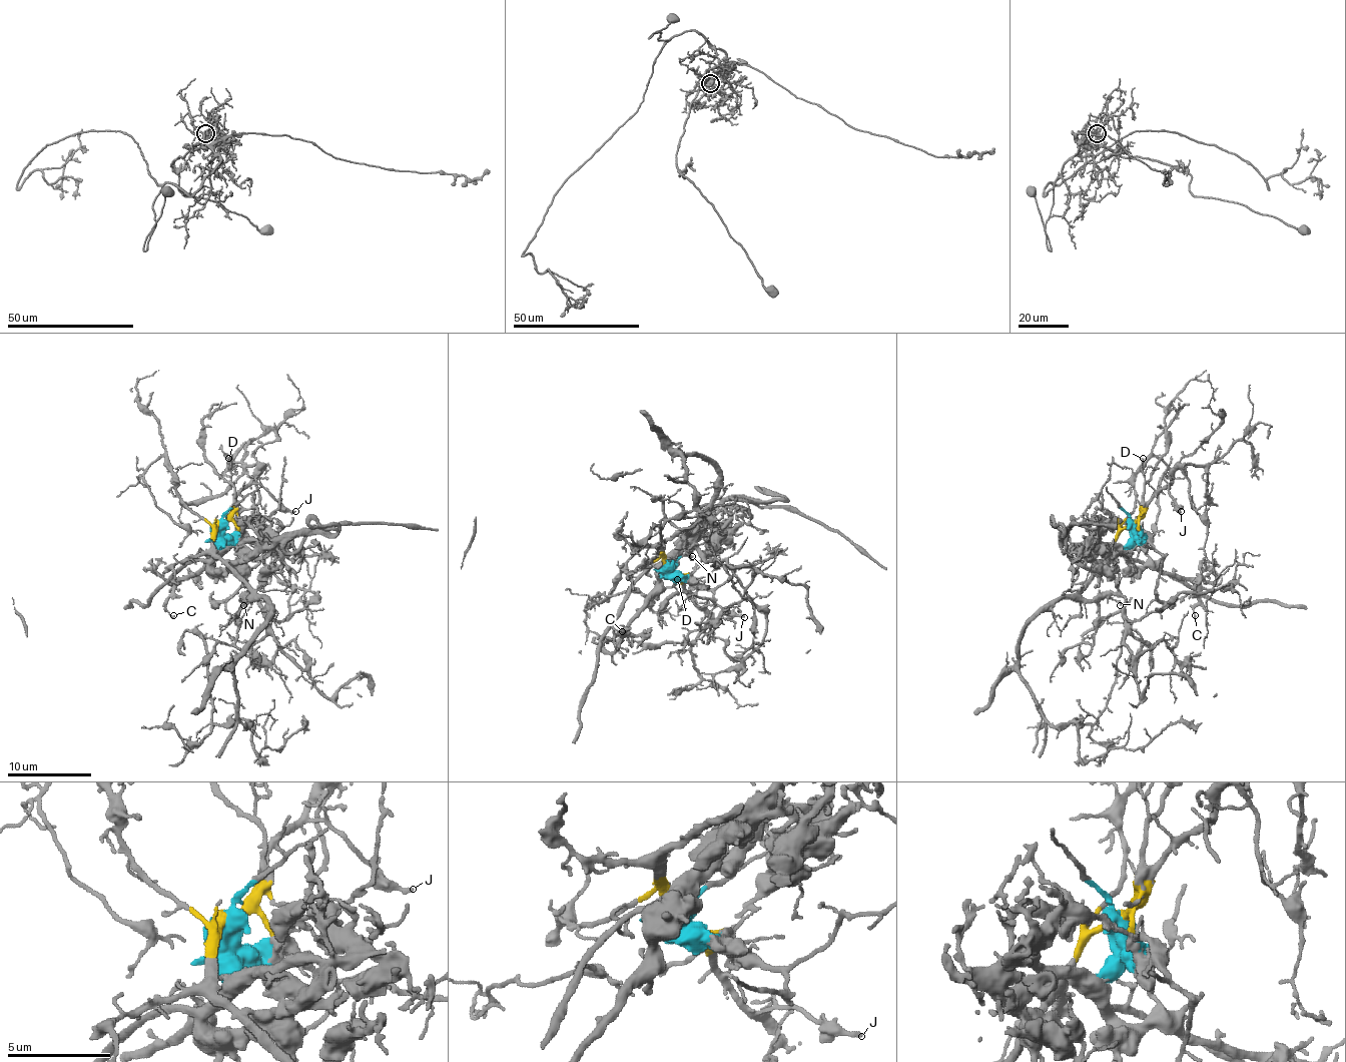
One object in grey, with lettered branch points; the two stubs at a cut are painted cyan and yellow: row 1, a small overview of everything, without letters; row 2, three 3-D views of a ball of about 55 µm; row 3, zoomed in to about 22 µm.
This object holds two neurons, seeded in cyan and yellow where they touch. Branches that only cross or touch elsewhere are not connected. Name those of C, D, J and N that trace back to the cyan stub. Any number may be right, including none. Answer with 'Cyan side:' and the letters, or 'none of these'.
Cyan side: C

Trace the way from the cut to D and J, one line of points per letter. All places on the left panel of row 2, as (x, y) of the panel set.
D: (217, 525), (232, 506), (234, 485), (230, 481), (228, 458)
J: (217, 525), (232, 508), (232, 500), (251, 483), (262, 485), (295, 510)

